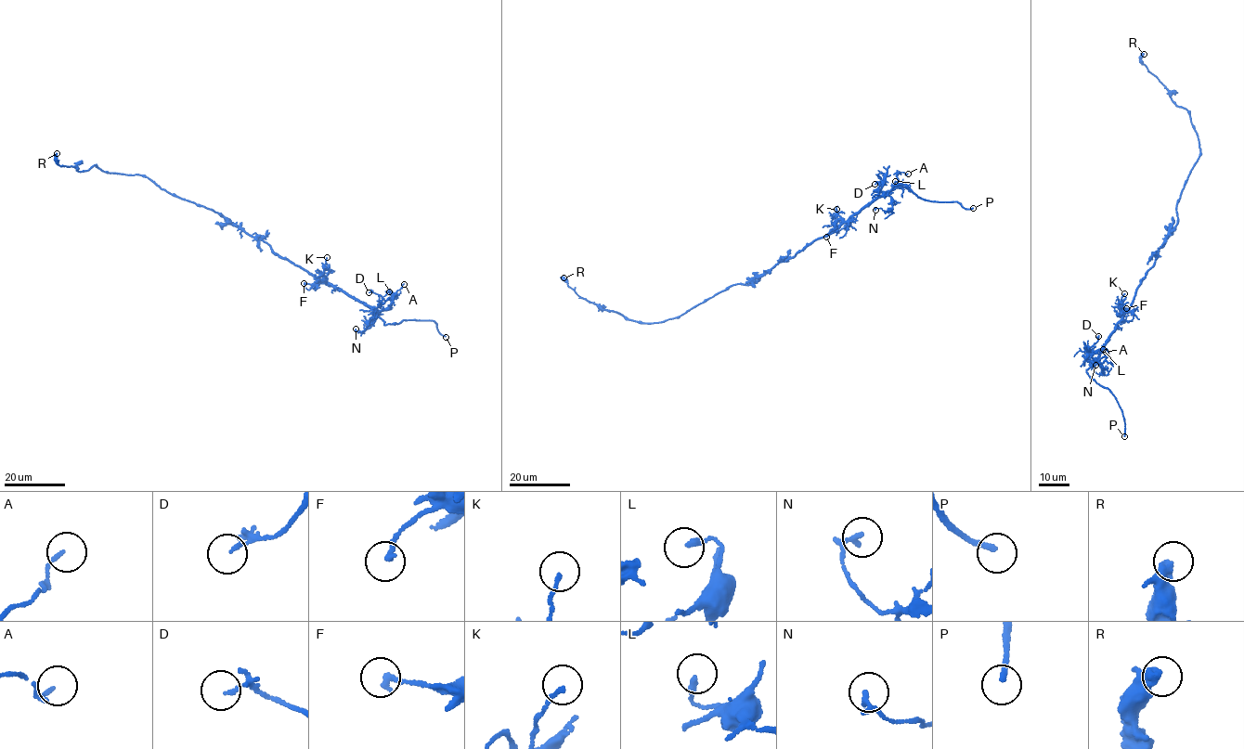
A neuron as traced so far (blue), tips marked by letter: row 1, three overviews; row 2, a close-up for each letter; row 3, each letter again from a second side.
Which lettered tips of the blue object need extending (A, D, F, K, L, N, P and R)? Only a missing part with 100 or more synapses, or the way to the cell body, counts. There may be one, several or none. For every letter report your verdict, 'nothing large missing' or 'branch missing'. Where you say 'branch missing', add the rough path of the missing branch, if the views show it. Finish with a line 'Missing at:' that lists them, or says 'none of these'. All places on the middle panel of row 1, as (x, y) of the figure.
A: nothing large missing
D: nothing large missing
F: nothing large missing
K: nothing large missing
L: nothing large missing
N: nothing large missing
P: branch missing
R: nothing large missing
Missing at: P

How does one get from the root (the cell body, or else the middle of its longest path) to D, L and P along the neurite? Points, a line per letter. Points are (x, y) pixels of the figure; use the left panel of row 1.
D: (246, 232), (259, 237), (278, 255), (369, 307), (379, 305), (381, 296), (369, 292)
L: (246, 232), (259, 237), (278, 255), (372, 308), (389, 307), (391, 302), (389, 291)
P: (246, 232), (259, 237), (278, 255), (364, 303), (384, 324), (404, 320), (432, 319), (446, 337)

